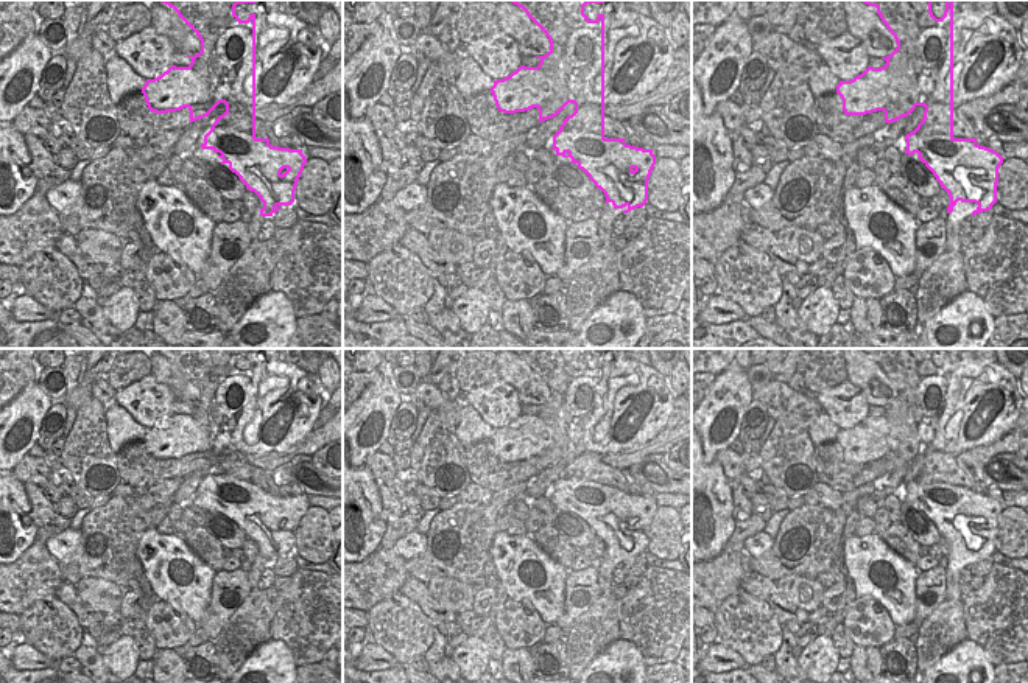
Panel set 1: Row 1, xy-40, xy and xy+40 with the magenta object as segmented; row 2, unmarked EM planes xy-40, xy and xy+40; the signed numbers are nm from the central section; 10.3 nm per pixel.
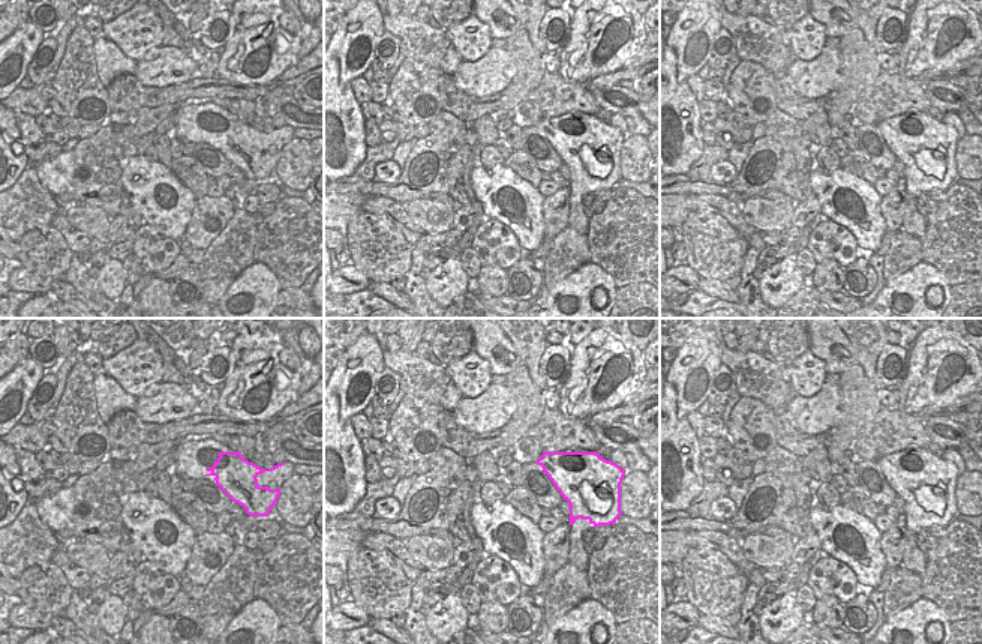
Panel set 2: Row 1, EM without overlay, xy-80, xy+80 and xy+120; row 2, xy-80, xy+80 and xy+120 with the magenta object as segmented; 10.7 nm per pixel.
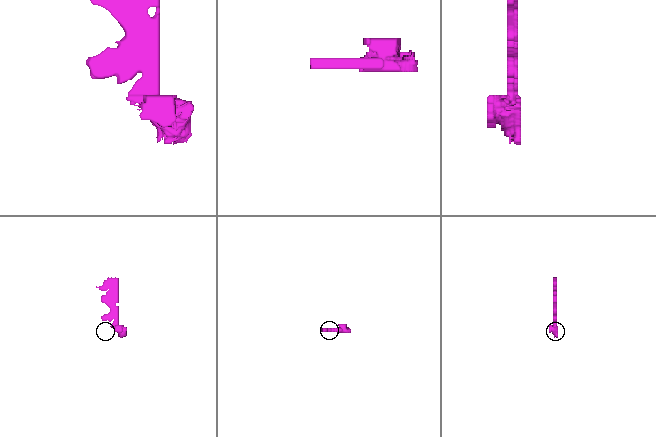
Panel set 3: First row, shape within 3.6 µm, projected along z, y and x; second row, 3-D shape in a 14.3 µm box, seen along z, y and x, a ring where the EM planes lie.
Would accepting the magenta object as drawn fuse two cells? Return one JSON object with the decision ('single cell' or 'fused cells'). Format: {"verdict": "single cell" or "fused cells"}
{"verdict": "fused cells"}

